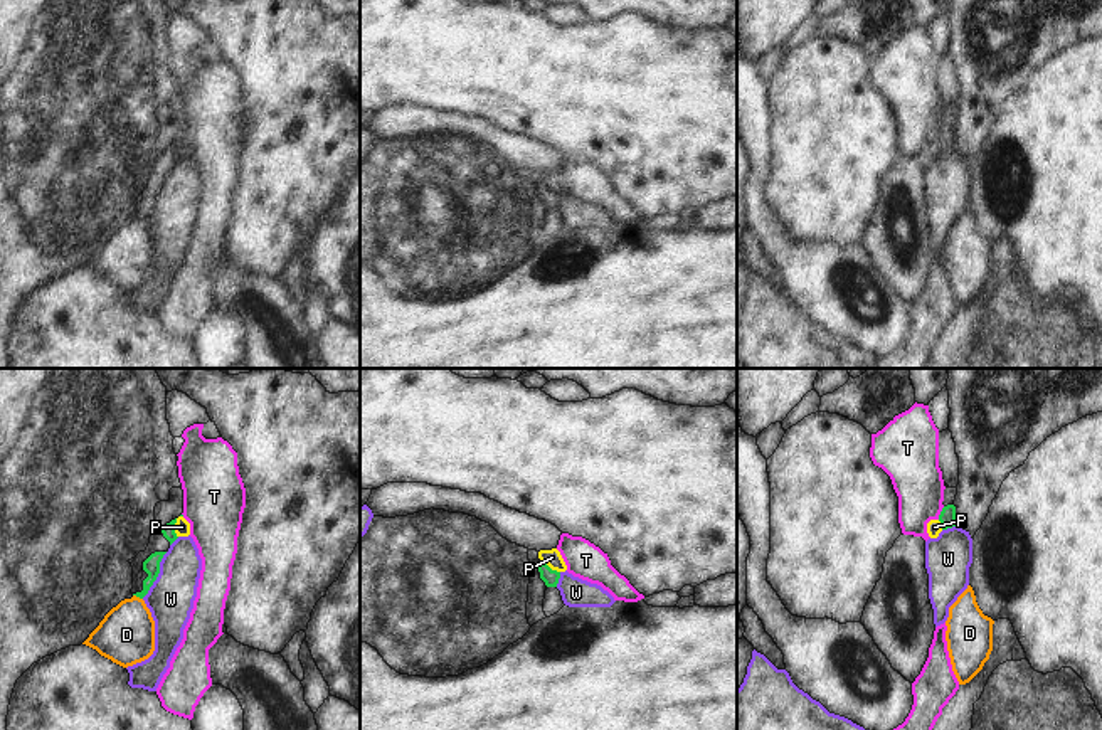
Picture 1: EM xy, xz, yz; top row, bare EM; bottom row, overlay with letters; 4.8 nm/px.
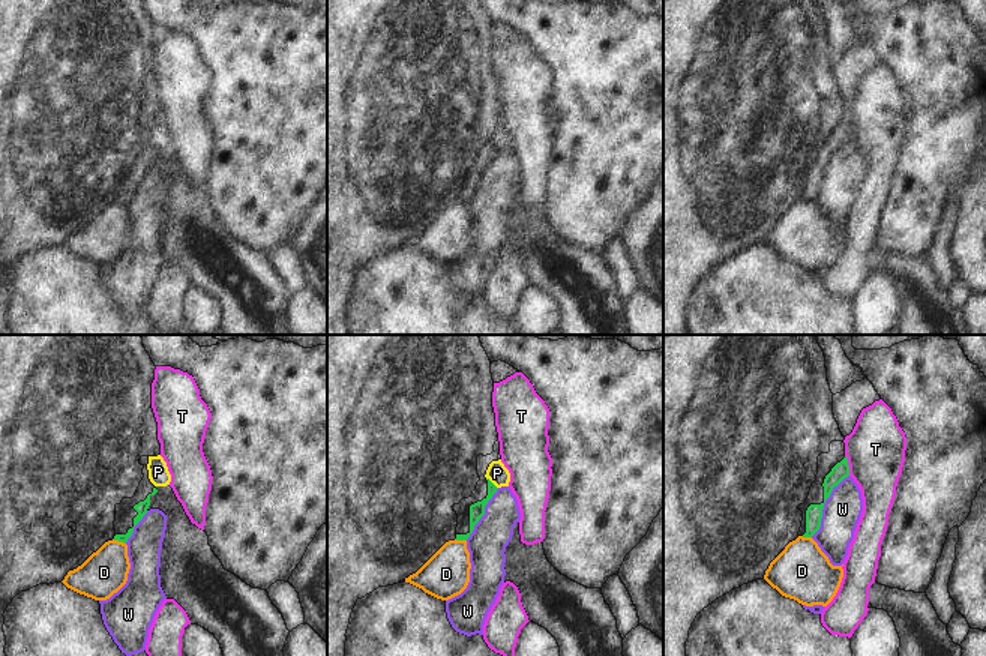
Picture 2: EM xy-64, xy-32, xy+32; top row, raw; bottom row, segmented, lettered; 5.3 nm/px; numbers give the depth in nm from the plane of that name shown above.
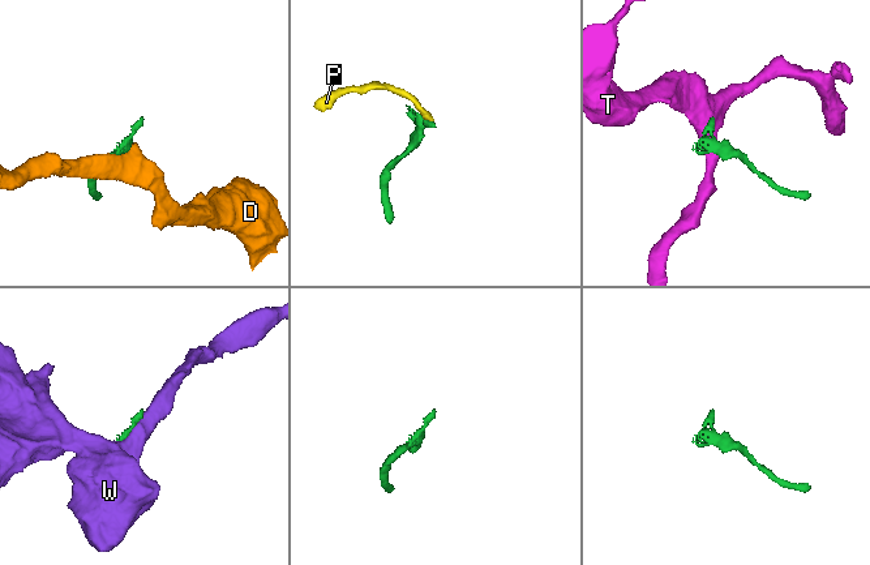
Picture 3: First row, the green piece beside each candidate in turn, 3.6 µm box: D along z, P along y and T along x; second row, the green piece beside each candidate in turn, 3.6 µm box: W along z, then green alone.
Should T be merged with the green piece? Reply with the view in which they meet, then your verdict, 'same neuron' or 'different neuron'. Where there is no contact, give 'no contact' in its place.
yz | different neuron

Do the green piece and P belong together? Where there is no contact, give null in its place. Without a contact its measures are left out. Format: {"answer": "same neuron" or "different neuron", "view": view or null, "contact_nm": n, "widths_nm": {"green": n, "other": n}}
{"answer": "different neuron", "view": "xz", "contact_nm": 110, "widths_nm": {"green": 80, "other": 80}}

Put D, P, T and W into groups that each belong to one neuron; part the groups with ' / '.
D / P T / W

